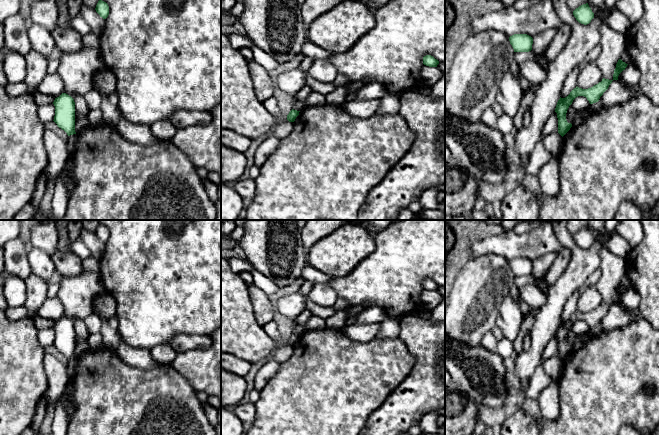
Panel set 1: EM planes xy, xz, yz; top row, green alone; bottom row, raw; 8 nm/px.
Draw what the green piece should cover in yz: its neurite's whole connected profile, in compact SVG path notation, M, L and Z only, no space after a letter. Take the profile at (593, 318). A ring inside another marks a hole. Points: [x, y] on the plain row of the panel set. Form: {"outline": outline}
{"outline": "M603 302L601 306L588 313L582 313L575 311L570 318L558 324L555 336L558 342L558 357L563 361L572 351L571 347L566 344L566 337L573 324L578 320L584 320L587 322L590 328L599 325L603 317L608 313L613 304Z"}

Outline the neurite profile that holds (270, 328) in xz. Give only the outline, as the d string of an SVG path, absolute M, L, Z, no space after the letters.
M273 321L267 323L263 326L265 332L273 339L273 340L279 340L280 339L280 333L277 328L277 324Z

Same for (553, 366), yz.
M556 356L544 362L546 372L553 378L554 381L558 381L562 372L562 360Z

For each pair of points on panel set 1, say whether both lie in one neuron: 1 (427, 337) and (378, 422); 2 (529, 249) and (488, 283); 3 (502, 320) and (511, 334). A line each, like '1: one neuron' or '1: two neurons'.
1: one neuron
2: two neurons
3: one neuron

